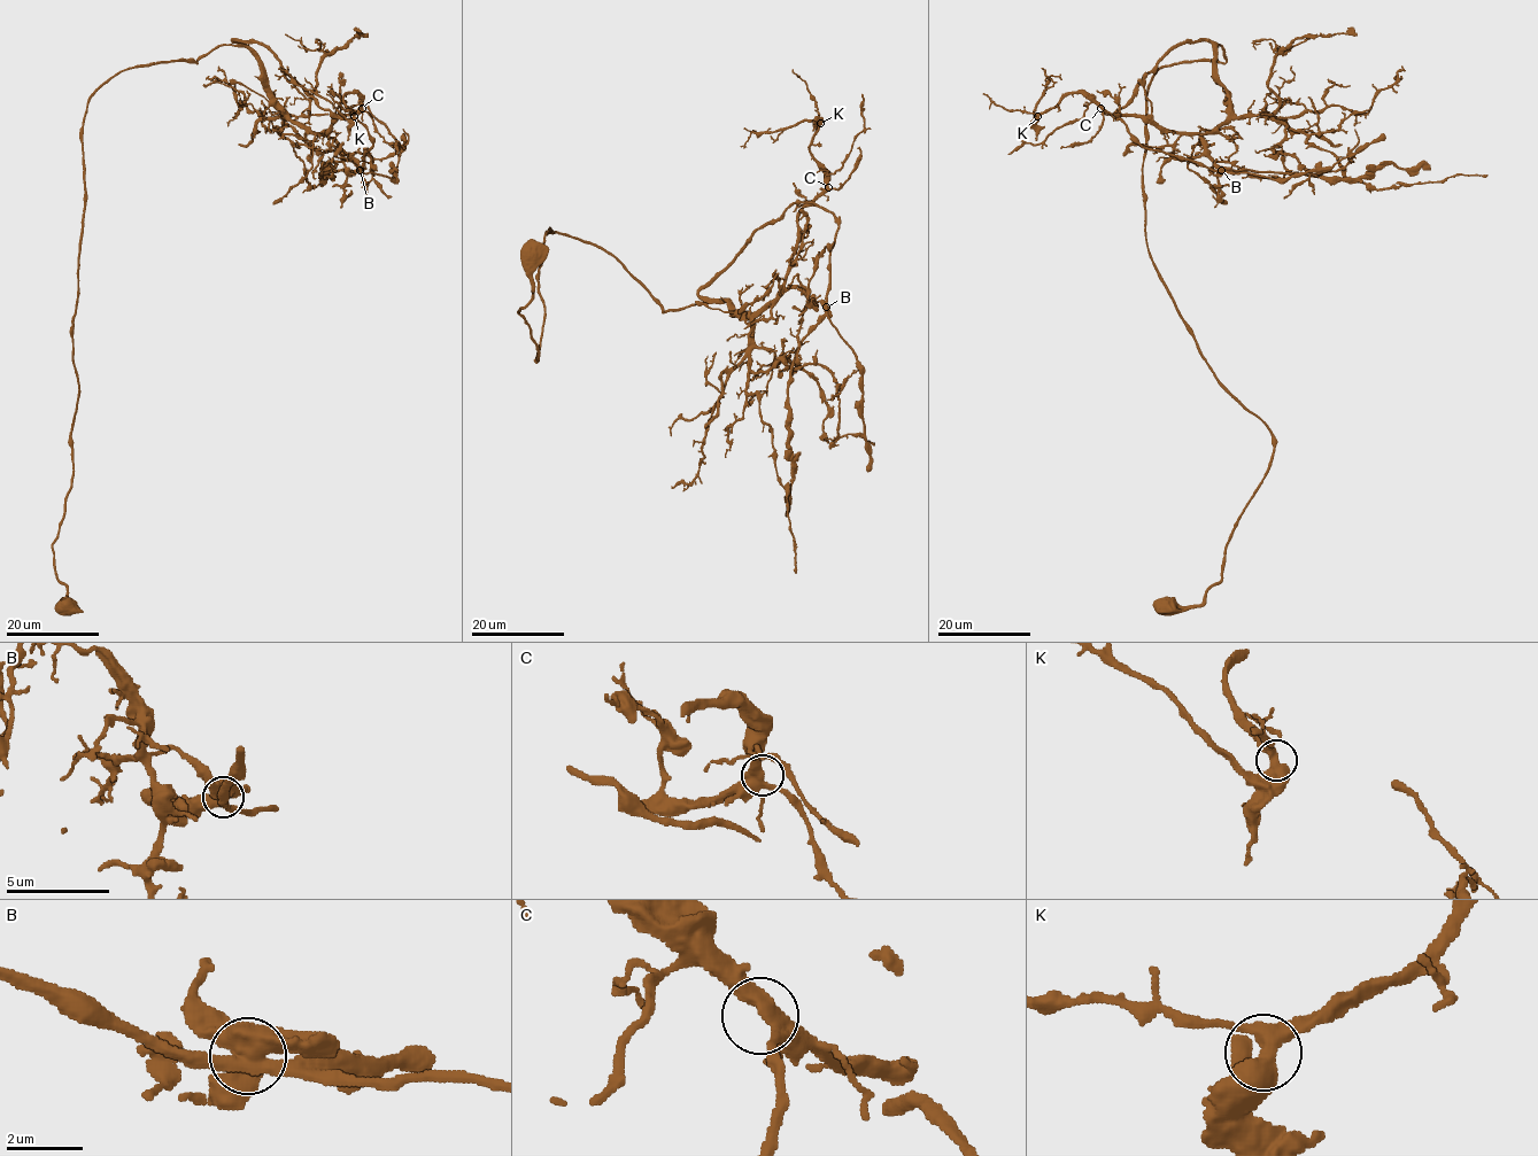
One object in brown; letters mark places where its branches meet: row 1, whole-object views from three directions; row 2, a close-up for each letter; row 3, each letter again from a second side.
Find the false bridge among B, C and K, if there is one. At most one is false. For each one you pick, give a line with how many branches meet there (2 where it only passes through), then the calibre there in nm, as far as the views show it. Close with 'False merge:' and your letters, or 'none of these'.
False merge: none of these

